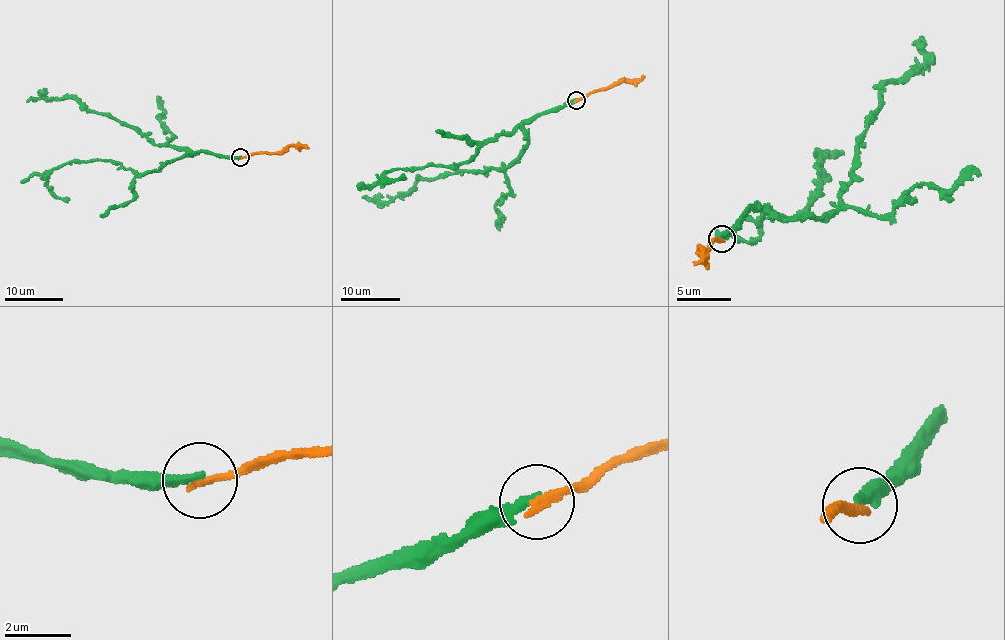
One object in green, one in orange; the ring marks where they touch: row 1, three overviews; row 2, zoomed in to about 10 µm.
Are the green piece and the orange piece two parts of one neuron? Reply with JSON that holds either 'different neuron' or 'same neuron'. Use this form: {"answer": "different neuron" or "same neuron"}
{"answer": "different neuron"}

